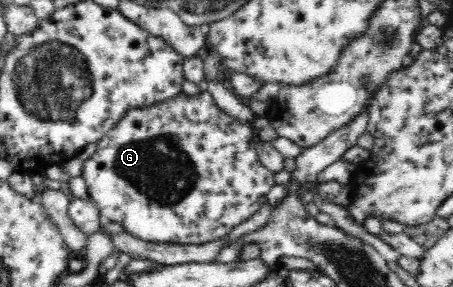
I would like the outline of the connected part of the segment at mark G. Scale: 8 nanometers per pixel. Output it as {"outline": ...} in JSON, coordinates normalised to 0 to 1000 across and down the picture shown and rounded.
{"outline":[[[446,321],[437,334],[415,334],[415,328],[402,324],[393,341],[380,341],[375,352],[287,383],[283,397],[274,401],[269,425],[252,453],[243,453],[234,467],[234,481],[225,481],[225,491],[216,495],[208,540],[185,561],[179,617],[190,631],[192,676],[216,718],[227,770],[260,774],[269,784],[274,808],[313,840],[349,850],[437,854],[492,829],[517,787],[525,787],[561,753],[585,711],[585,686],[607,638],[605,603],[570,557],[565,512],[574,495],[554,439],[534,432],[519,411],[499,401],[494,387],[483,383],[464,321]]]}

